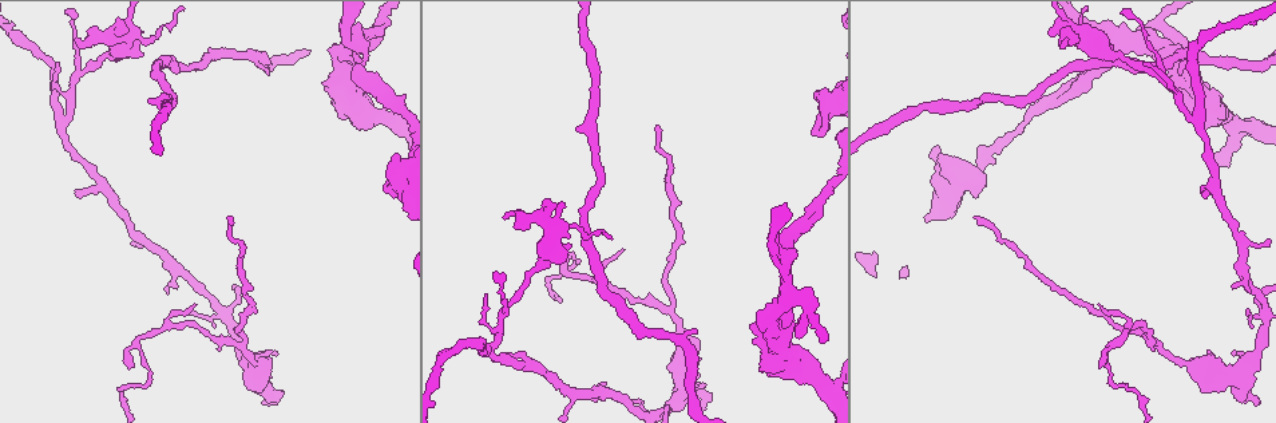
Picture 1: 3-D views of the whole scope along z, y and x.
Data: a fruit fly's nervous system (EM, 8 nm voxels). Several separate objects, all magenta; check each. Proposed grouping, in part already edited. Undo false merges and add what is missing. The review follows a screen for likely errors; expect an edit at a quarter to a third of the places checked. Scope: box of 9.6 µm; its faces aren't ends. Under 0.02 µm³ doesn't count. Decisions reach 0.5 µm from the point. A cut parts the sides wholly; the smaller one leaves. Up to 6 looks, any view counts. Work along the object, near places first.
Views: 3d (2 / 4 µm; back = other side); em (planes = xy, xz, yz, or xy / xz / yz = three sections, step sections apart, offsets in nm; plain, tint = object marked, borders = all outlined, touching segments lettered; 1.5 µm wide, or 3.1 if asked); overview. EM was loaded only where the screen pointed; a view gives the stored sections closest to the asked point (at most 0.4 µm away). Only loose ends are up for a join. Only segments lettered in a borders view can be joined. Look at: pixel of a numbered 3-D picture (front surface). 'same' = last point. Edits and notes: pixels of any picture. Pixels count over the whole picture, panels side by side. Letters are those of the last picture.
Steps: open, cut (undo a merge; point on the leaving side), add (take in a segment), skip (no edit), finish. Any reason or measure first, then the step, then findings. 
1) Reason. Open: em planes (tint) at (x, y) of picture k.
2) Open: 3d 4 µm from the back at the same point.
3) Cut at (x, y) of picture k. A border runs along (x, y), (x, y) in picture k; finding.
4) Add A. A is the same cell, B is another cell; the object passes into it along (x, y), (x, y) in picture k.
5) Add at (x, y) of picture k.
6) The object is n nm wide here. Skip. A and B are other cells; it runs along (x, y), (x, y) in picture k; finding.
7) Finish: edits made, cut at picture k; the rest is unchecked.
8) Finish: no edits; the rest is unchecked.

Three-way junction. Open: em xy step 4 (tint) at (813, 290) of picture 1.

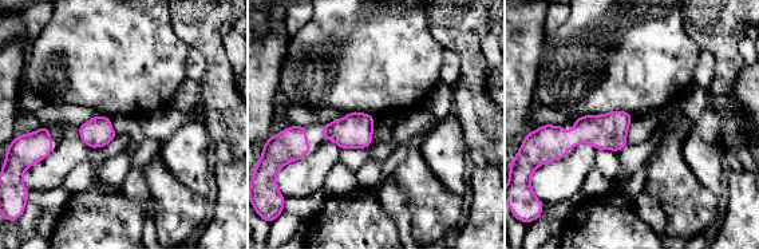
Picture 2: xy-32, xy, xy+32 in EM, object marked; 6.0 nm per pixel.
Another direction. Open: em yz step 8 (borders) at the same point.

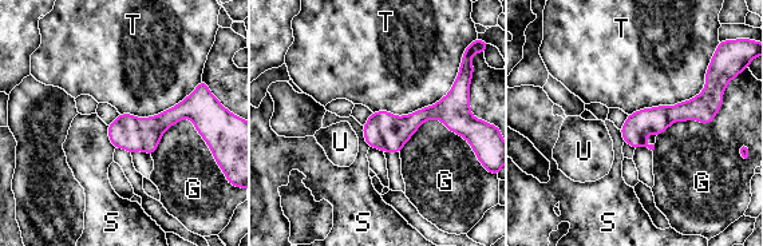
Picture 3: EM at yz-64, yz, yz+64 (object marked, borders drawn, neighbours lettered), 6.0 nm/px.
The longest contact is with T, 600 nm. Skip. G, S, T and U are other cells; a border runs along (710, 62), (695, 96), (628, 115) in picture 3; none of them fits.

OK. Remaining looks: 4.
Free end. Open: 3d 4 µm at (550, 199) of picture 1.

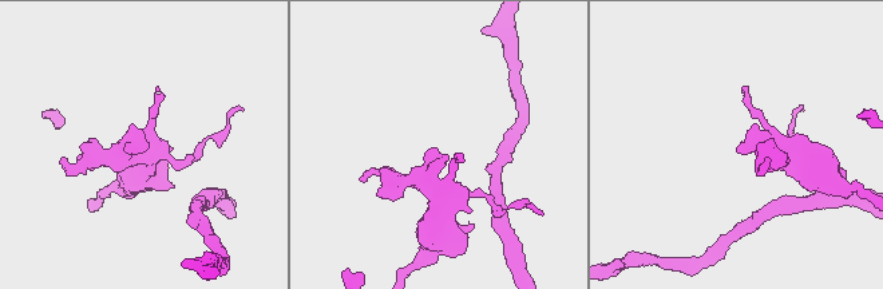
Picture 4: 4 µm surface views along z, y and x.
Shape alone is not enough. Open: em yz step 4 (borders) at (136, 150) of picture 4.

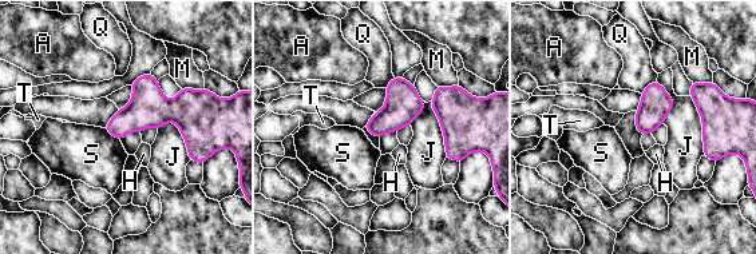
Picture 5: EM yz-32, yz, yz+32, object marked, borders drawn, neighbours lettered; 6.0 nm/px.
The object is 180 nm wide here. Skip. A, H, J, M, Q, S and T are other cells; none of them fits.

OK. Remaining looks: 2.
Branch stops here. Open: 3d 2 µm at (263, 402) of picture 1.

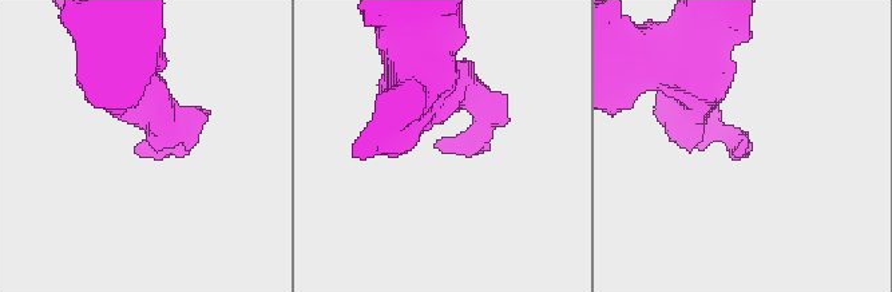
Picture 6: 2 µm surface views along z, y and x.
Need the tissue. Open: em planes (borders) at (134, 150) of picture 6.

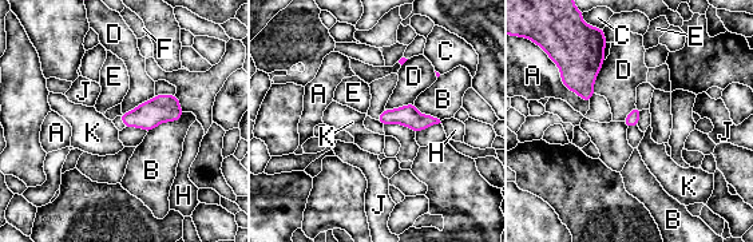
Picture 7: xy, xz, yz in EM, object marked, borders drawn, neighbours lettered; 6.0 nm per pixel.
Skip. A, B, C, D, E, F, H, J and K are other cells; a border runs along (154, 95), (122, 114) in picture 7; no lettered segment goes on from it.

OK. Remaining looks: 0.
Finish: no edits; the rest is unchecked.

